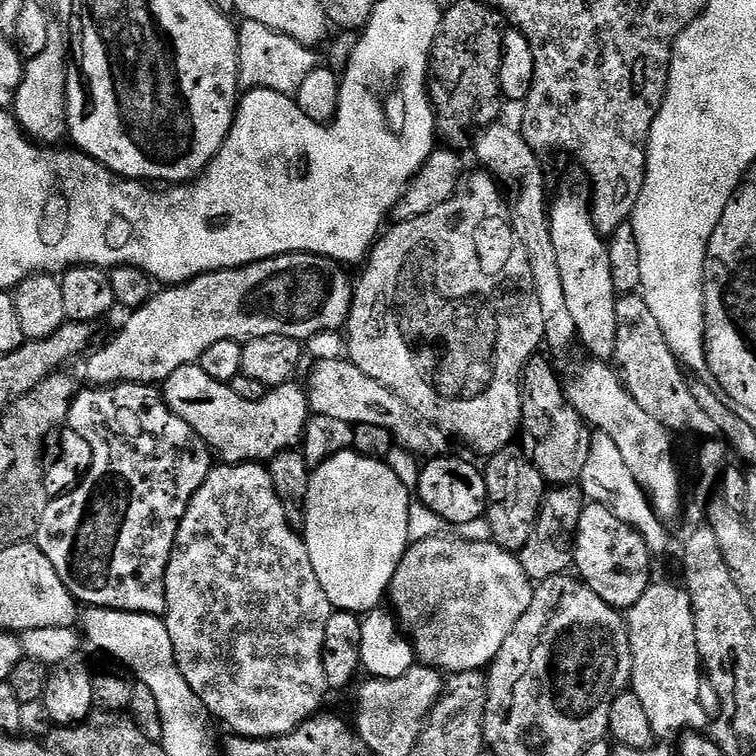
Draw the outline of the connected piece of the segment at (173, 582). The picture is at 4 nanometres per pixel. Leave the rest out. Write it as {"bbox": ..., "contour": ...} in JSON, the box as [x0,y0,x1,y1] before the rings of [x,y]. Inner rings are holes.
{"bbox":[162,462,334,740],"contour":[[[260,462],[247,464],[221,463],[213,467],[202,486],[194,493],[188,509],[180,519],[176,541],[170,554],[170,562],[164,575],[167,612],[162,619],[170,634],[170,642],[174,646],[174,654],[178,662],[178,670],[182,670],[182,678],[202,698],[202,702],[217,721],[238,736],[249,736],[251,740],[273,740],[275,736],[285,736],[302,726],[309,718],[317,715],[325,707],[324,695],[329,695],[326,674],[323,670],[324,635],[327,620],[334,609],[324,597],[322,586],[318,586],[318,578],[310,566],[306,554],[306,546],[299,531],[291,532],[290,521],[284,513],[283,502],[279,499],[275,486],[271,482],[269,469]]]}

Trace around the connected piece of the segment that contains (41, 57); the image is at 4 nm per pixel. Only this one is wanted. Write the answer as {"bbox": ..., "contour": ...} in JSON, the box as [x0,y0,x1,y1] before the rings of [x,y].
{"bbox":[11,30,70,146],"contour":[[[53,30],[48,39],[46,50],[38,54],[24,65],[24,77],[12,100],[11,115],[20,126],[21,132],[29,140],[40,146],[56,146],[65,139],[68,131],[68,115],[66,114],[66,98],[70,94],[68,88],[68,44],[66,36],[60,30]]]}

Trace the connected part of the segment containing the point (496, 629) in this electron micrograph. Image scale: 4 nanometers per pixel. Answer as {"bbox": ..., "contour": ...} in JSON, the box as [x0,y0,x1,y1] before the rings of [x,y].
{"bbox":[390,534,534,674],"contour":[[[439,534],[416,543],[409,543],[408,549],[404,552],[402,562],[398,566],[398,570],[392,579],[390,604],[392,600],[393,606],[391,605],[391,607],[394,609],[394,615],[404,635],[412,641],[412,651],[415,652],[416,659],[421,665],[437,669],[444,674],[454,672],[479,672],[487,669],[489,665],[491,665],[493,658],[498,654],[498,650],[502,650],[502,642],[506,642],[506,638],[510,638],[514,626],[518,626],[522,614],[526,614],[526,610],[532,601],[534,584],[522,570],[519,559],[517,559],[515,555],[497,548],[495,543],[479,544],[478,542],[468,542],[457,538],[447,540],[445,536],[444,534]]]}

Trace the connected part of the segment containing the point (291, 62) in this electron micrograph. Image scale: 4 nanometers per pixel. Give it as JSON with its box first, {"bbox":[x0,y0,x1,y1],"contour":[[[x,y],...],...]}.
{"bbox":[238,20,318,94],"contour":[[[244,20],[239,25],[238,38],[238,74],[240,87],[244,90],[265,88],[275,92],[294,94],[302,86],[306,76],[318,66],[318,60],[311,47],[299,44],[288,36],[278,34],[253,20]]]}

